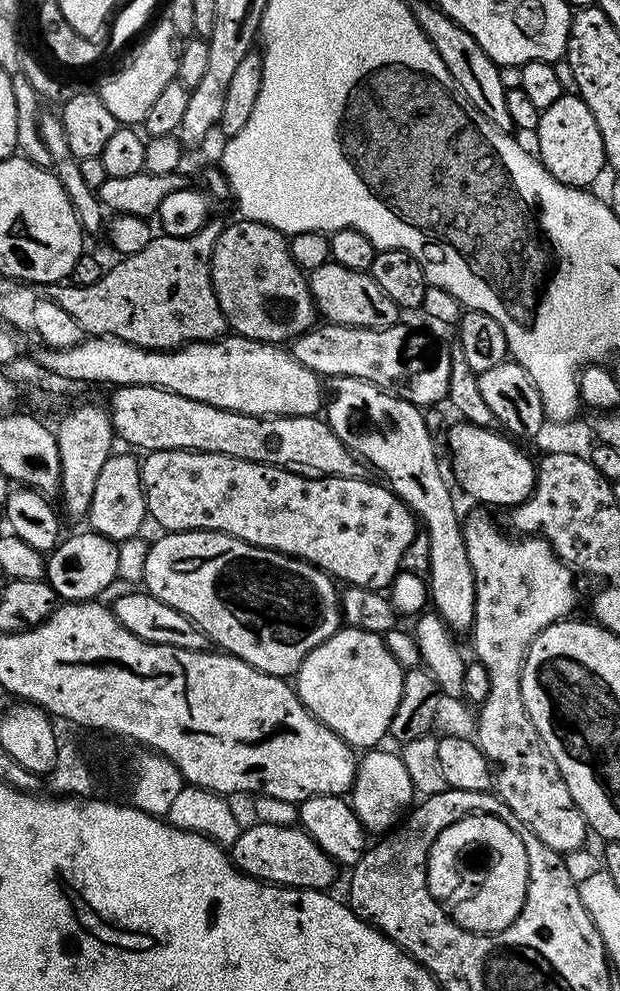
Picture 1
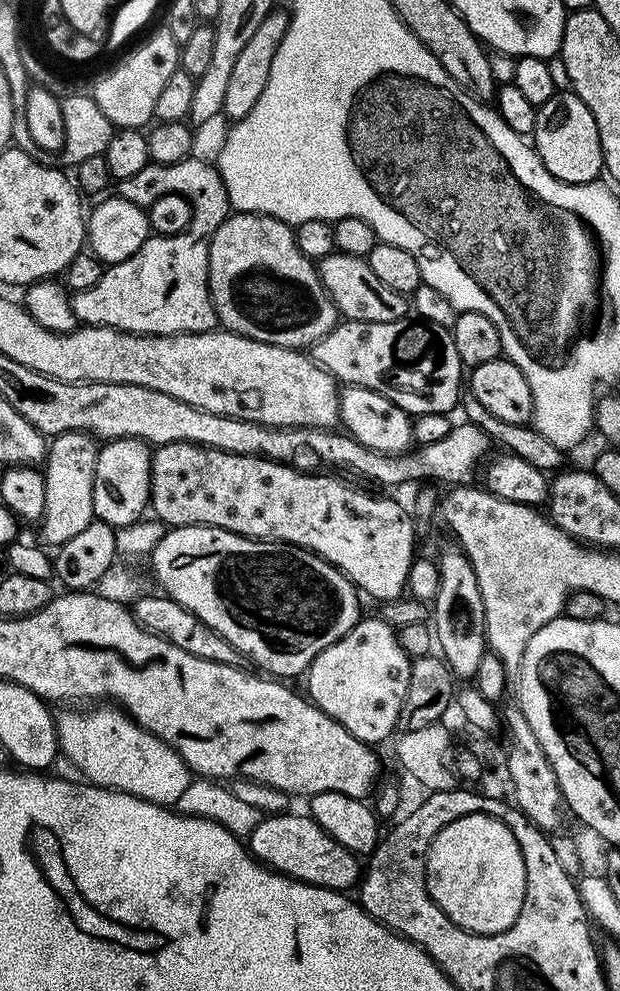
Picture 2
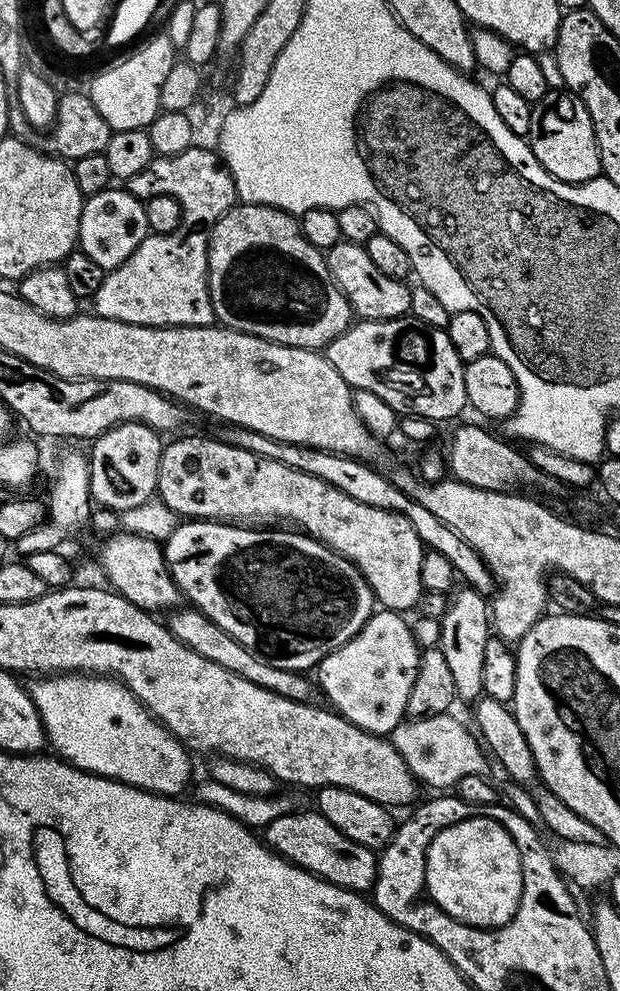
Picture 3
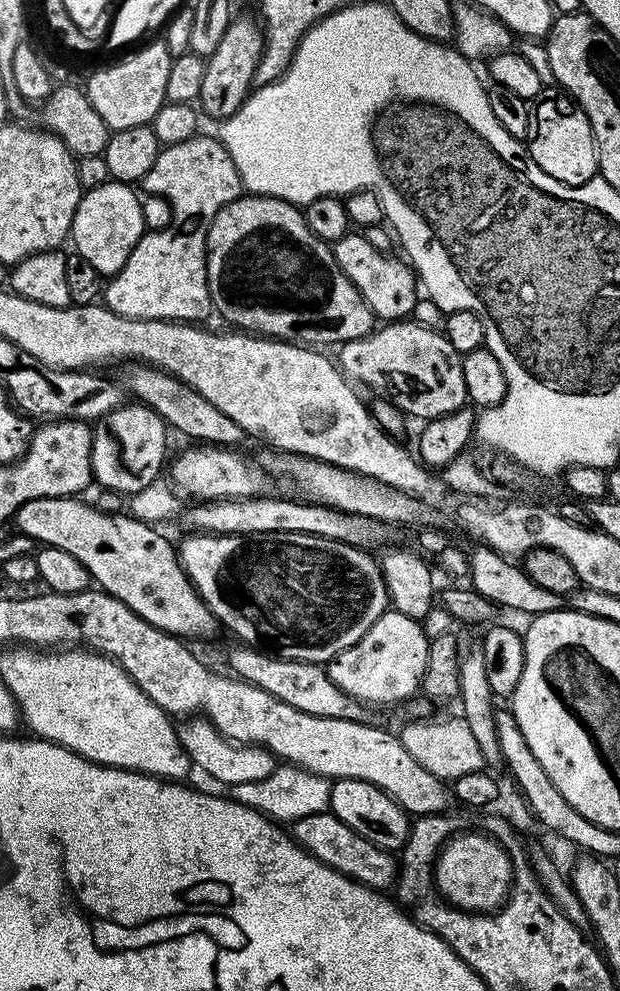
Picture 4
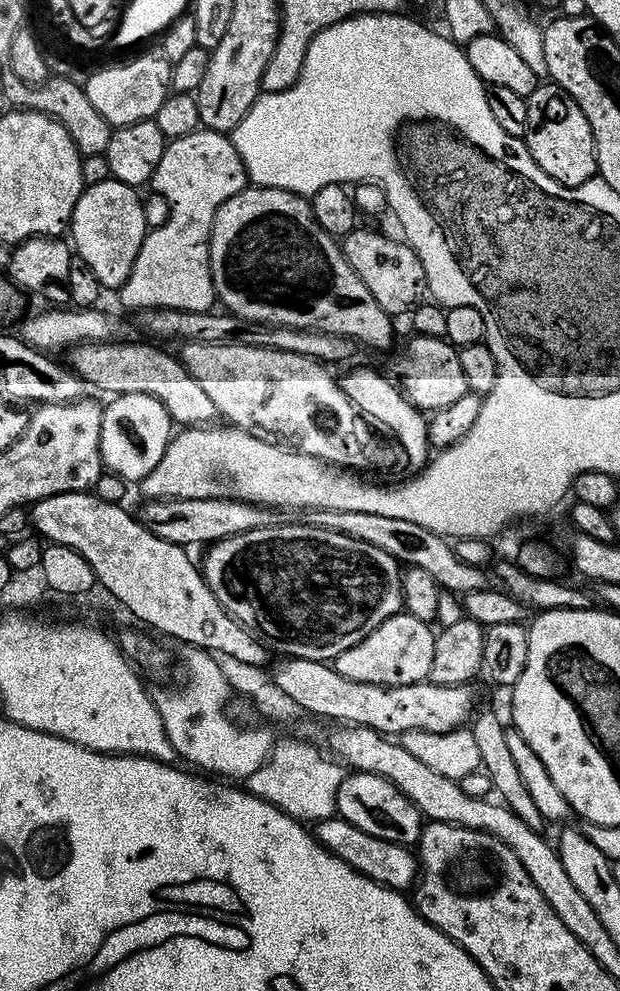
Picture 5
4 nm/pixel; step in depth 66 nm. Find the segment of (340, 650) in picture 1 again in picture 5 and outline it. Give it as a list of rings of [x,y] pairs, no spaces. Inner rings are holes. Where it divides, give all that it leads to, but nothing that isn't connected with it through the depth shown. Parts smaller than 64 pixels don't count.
[[[401,610],[366,634],[362,642],[350,646],[350,650],[342,650],[342,654],[336,656],[334,667],[338,674],[354,678],[354,682],[384,684],[388,688],[418,684],[428,680],[435,641],[436,632],[432,624],[422,622],[408,611]]]

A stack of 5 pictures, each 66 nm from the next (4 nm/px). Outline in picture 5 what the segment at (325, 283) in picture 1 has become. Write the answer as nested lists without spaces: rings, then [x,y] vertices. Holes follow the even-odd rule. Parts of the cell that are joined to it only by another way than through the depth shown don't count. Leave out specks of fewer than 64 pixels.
[[[358,226],[350,235],[343,237],[344,256],[350,262],[354,274],[366,282],[366,290],[374,294],[378,306],[389,314],[407,313],[421,299],[420,288],[425,287],[424,271],[418,254],[403,239],[391,240],[380,232],[371,232]]]

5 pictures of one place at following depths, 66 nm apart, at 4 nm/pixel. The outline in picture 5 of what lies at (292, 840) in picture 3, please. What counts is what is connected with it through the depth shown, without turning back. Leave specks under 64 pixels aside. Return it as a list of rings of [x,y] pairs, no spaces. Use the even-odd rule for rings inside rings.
[[[339,814],[319,821],[315,825],[314,835],[323,848],[342,858],[342,862],[346,862],[366,878],[393,888],[396,892],[407,893],[418,879],[418,856],[409,845],[386,842],[386,838],[374,838],[374,834],[366,834],[366,830],[350,826],[350,822],[346,822]]]

